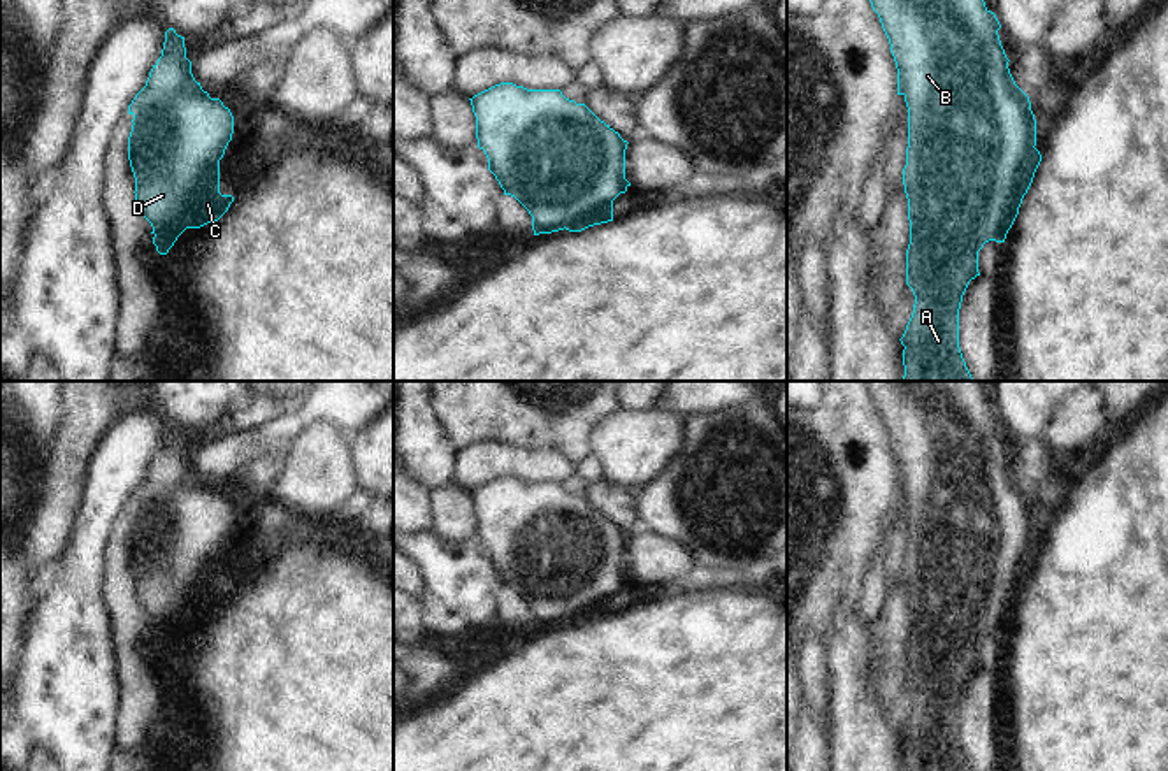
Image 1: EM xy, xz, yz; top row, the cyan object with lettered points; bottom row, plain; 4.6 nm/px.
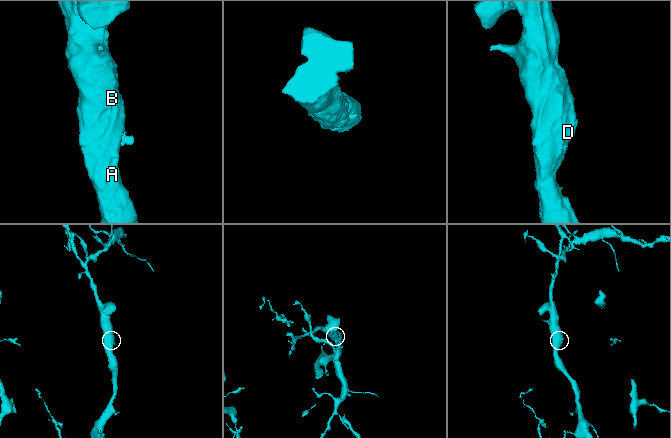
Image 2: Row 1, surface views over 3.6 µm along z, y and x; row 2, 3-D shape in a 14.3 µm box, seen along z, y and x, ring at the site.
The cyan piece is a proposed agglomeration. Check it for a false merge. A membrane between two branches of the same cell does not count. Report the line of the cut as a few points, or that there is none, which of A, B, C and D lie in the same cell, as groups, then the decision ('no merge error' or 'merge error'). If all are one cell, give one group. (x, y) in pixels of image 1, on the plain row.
no cut | A B C D | no merge error

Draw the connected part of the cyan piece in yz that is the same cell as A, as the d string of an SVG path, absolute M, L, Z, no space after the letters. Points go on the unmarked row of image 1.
M864 381L873 404L878 407L882 422L889 432L890 446L898 462L898 488L905 490L908 501L908 541L906 558L903 562L903 578L908 592L910 638L906 643L906 678L915 688L913 706L899 732L903 743L903 771L971 771L959 741L959 703L963 688L978 666L978 645L985 636L1005 636L1012 622L1024 588L1027 587L1035 566L1042 555L1036 539L1036 513L1031 504L1029 490L1015 478L1008 451L1001 439L998 423L1001 422L994 406L985 400L980 381Z

